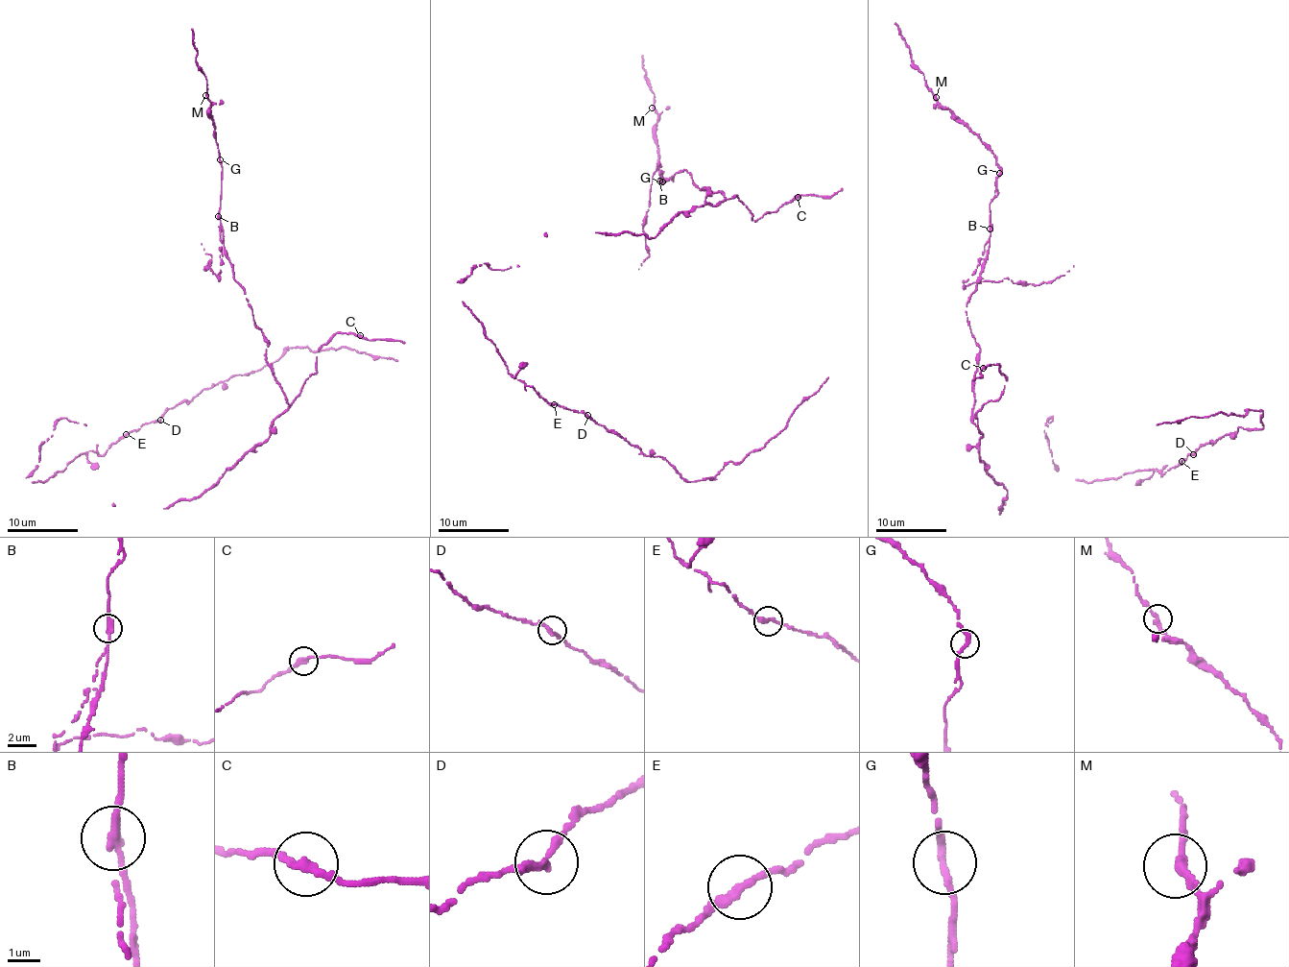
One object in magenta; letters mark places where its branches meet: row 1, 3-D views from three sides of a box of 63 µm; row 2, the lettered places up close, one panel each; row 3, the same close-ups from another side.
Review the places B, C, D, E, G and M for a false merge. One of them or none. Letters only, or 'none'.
B

